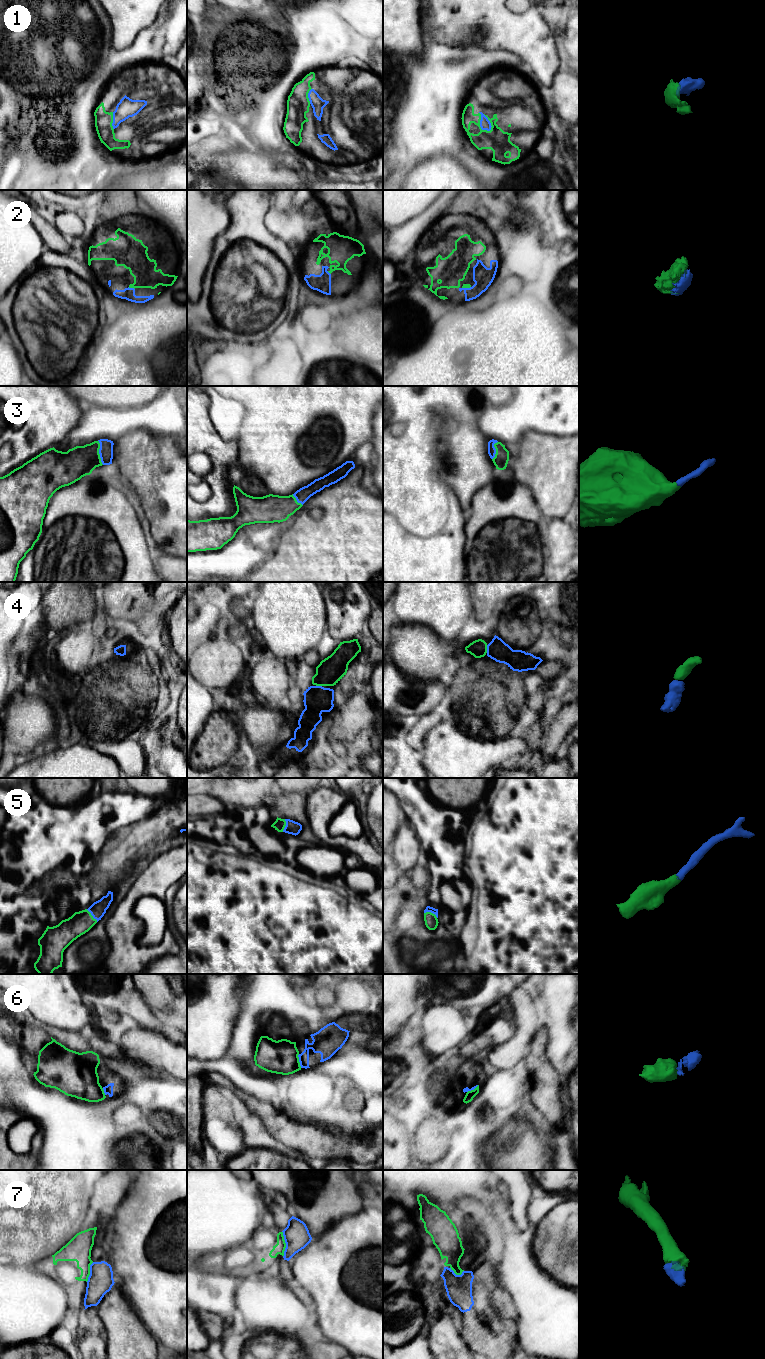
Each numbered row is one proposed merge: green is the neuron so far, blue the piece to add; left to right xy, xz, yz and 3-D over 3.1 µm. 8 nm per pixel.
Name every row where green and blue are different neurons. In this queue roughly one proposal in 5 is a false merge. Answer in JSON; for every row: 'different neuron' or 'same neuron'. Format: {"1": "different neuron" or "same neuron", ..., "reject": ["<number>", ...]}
{"1": "same neuron", "2": "same neuron", "3": "same neuron", "4": "same neuron", "5": "same neuron", "6": "same neuron", "7": "different neuron", "reject": ["7"]}

